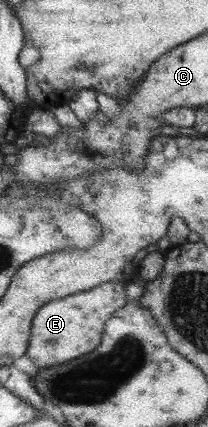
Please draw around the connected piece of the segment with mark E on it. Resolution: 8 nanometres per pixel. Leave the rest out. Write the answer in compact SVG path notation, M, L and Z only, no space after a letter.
M103 282L84 292L77 292L44 303L35 313L30 323L27 356L35 368L49 369L63 365L81 354L93 351L100 344L102 327L113 312L126 304L125 284Z

